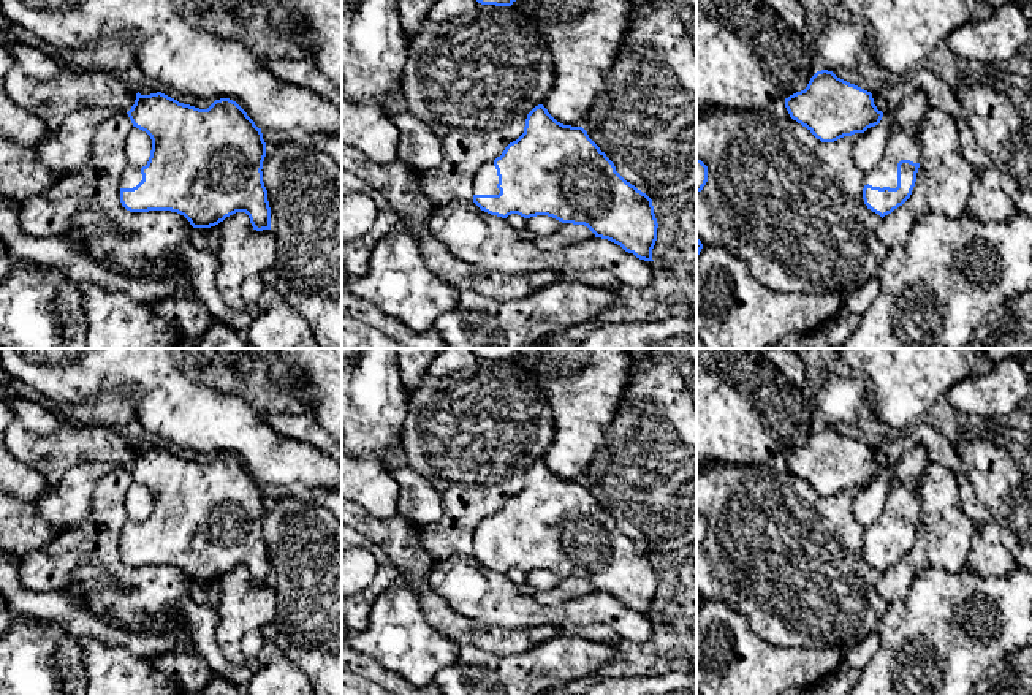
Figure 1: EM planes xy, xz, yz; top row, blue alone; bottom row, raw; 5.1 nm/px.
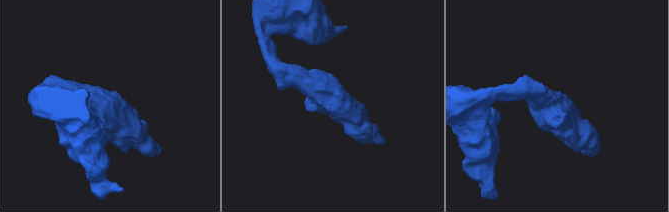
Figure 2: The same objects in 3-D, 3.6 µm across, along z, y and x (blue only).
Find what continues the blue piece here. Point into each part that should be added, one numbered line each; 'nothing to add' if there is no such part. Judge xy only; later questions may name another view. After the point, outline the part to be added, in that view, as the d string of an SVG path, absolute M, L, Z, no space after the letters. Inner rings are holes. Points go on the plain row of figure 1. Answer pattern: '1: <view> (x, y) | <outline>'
1: xy (132, 531) | M128 521L123 526L120 543L133 543L142 535L141 522Z

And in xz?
1: xz (486, 534) | M494 515L481 519L475 527L473 549L499 549L497 543L499 530L494 521Z

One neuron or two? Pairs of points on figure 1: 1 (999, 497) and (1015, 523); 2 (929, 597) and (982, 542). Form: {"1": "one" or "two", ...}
{"1": "one", "2": "two"}

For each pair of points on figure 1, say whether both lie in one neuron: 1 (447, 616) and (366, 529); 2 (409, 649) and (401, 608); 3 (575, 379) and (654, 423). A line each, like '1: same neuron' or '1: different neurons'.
1: same neuron
2: same neuron
3: different neurons

